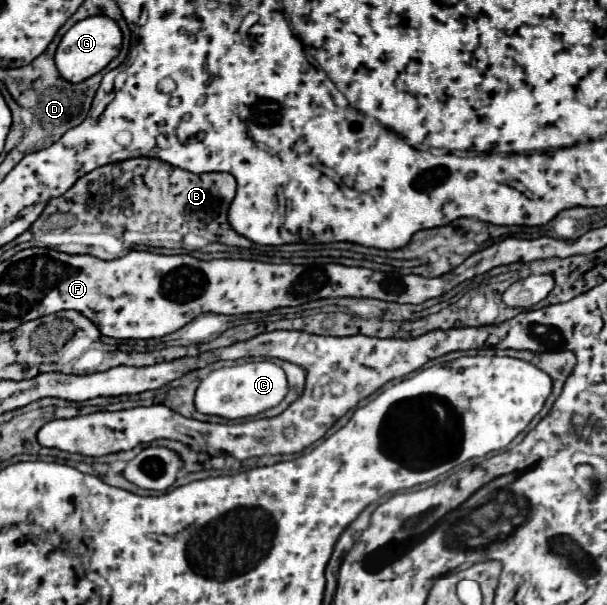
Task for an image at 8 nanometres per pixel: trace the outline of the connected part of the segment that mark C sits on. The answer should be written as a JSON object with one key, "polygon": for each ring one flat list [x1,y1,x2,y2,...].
{"polygon":[[258,360,258,362,246,362,230,368,212,370,200,382,196,390,194,406,202,414,214,414,228,420,236,420,236,418,248,418,248,416,260,414,280,404,286,392,288,392,288,382,286,382,284,370,270,360]]}

